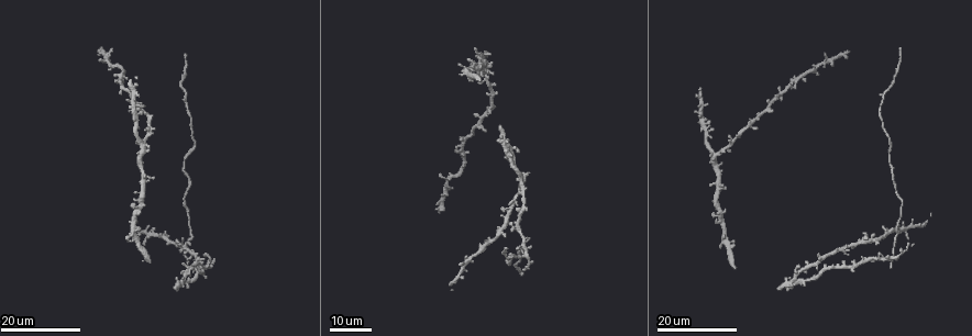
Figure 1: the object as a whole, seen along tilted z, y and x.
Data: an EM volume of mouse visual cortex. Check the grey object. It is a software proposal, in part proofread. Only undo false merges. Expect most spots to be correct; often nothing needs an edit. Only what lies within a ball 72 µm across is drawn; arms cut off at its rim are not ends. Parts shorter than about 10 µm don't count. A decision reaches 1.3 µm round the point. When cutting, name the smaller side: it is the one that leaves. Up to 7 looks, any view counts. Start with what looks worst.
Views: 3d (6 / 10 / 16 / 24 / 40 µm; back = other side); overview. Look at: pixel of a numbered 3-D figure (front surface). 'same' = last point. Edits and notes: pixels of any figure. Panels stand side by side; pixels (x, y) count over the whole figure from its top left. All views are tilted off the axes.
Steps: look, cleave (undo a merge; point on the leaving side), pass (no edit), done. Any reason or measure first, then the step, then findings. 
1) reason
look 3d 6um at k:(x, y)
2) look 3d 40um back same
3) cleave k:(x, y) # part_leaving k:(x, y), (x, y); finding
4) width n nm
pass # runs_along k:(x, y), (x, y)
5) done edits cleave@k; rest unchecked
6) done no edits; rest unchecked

sudden change in width
look 3d 24um at 1:(194, 146)

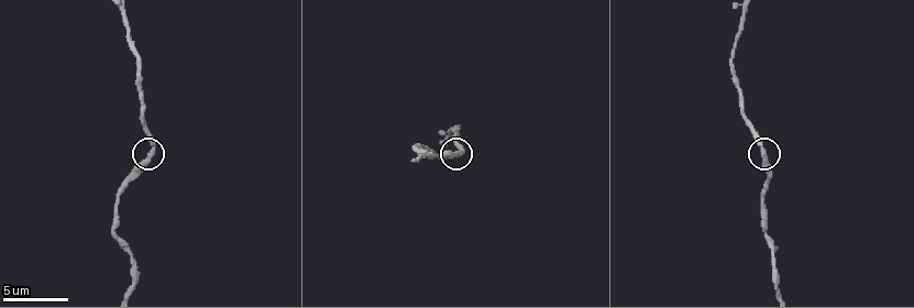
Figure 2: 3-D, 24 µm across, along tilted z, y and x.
look 3d 6um at 2:(767, 154)

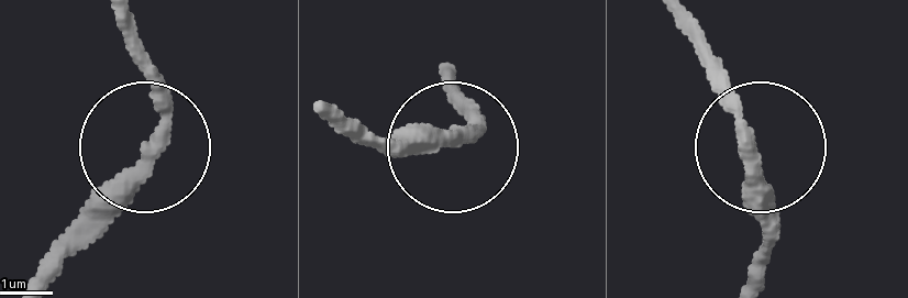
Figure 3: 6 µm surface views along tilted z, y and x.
pass # runs_along 3:(750, 279), (759, 167), (696, 26); one neuron here

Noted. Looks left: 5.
sudden change in width
look 3d 24um at 1:(187, 211)

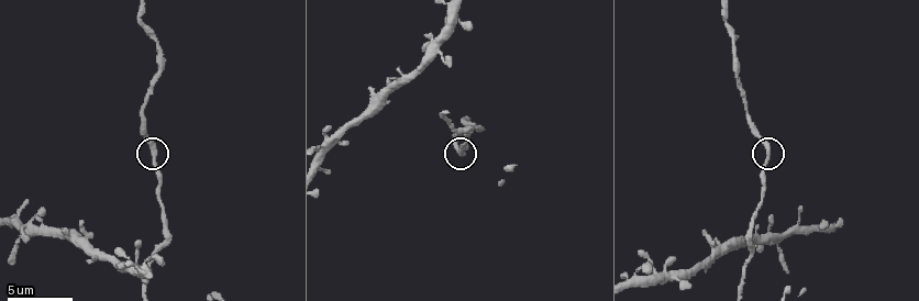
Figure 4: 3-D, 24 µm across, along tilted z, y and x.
zoom in
look 3d 6um at 4:(766, 147)

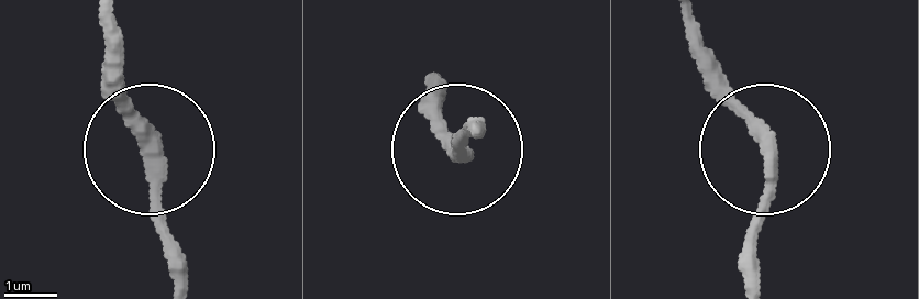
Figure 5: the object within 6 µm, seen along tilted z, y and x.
pass # runs_along 5:(742, 285), (772, 155), (699, 70); all the same neuron

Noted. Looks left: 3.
look 3d 16um at 1:(716, 153)

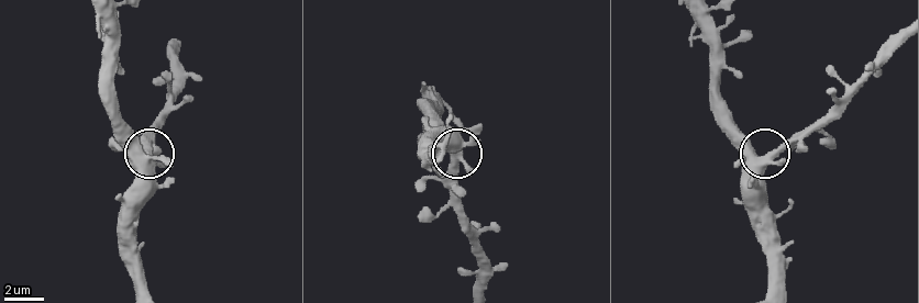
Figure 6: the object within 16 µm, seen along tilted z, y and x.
look 3d 10um at 6:(766, 157)

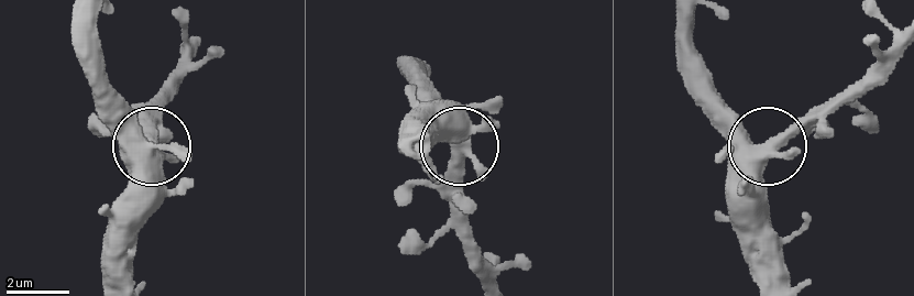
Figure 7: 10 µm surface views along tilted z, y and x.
arms 3
pass # one neuron here

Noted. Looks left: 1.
done no edits; rest unchecked

